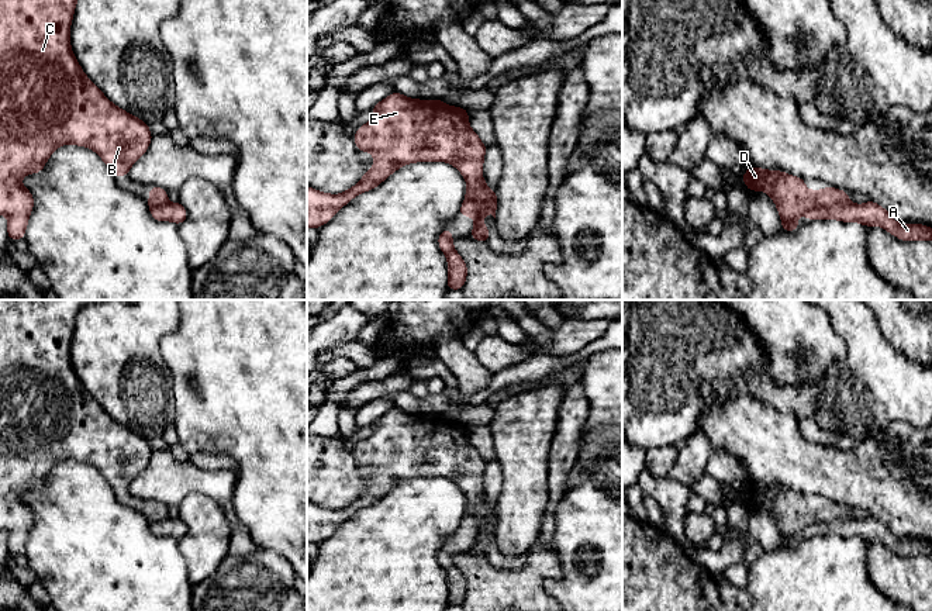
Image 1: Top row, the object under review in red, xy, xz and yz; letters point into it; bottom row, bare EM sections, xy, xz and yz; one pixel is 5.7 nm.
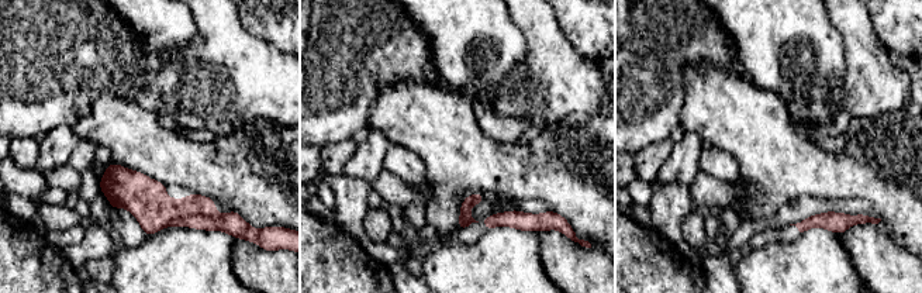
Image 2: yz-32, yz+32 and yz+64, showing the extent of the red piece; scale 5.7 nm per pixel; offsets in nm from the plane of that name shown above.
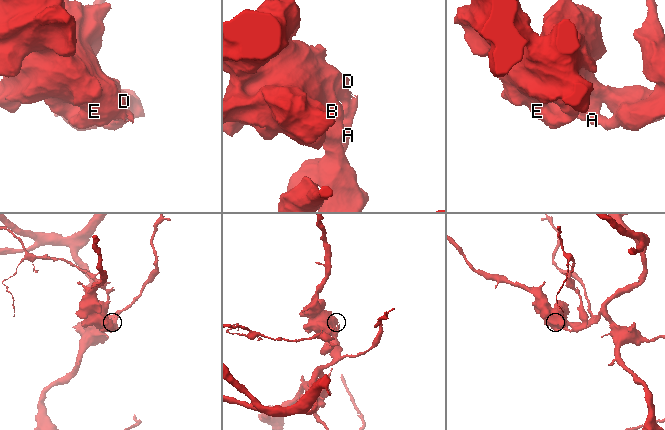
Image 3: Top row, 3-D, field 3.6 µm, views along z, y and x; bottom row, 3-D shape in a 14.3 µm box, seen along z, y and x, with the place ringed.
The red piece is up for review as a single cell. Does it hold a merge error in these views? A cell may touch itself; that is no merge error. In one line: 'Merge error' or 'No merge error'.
Merge error

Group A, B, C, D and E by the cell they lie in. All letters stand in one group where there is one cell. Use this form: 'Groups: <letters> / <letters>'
Groups: A / B C D E

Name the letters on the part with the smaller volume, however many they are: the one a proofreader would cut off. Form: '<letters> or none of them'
A

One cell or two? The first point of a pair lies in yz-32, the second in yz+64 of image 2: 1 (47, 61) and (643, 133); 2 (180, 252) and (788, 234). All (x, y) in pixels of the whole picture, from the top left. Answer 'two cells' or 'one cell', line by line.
1: one cell
2: two cells

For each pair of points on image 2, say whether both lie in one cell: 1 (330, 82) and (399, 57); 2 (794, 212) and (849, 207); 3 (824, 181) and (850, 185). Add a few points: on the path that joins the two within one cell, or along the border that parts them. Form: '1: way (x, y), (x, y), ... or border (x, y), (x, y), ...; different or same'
1: way (346, 65), (355, 57), (382, 57); same
2: way (808, 206), (835, 206); same
3: way (831, 181), (843, 181); same

